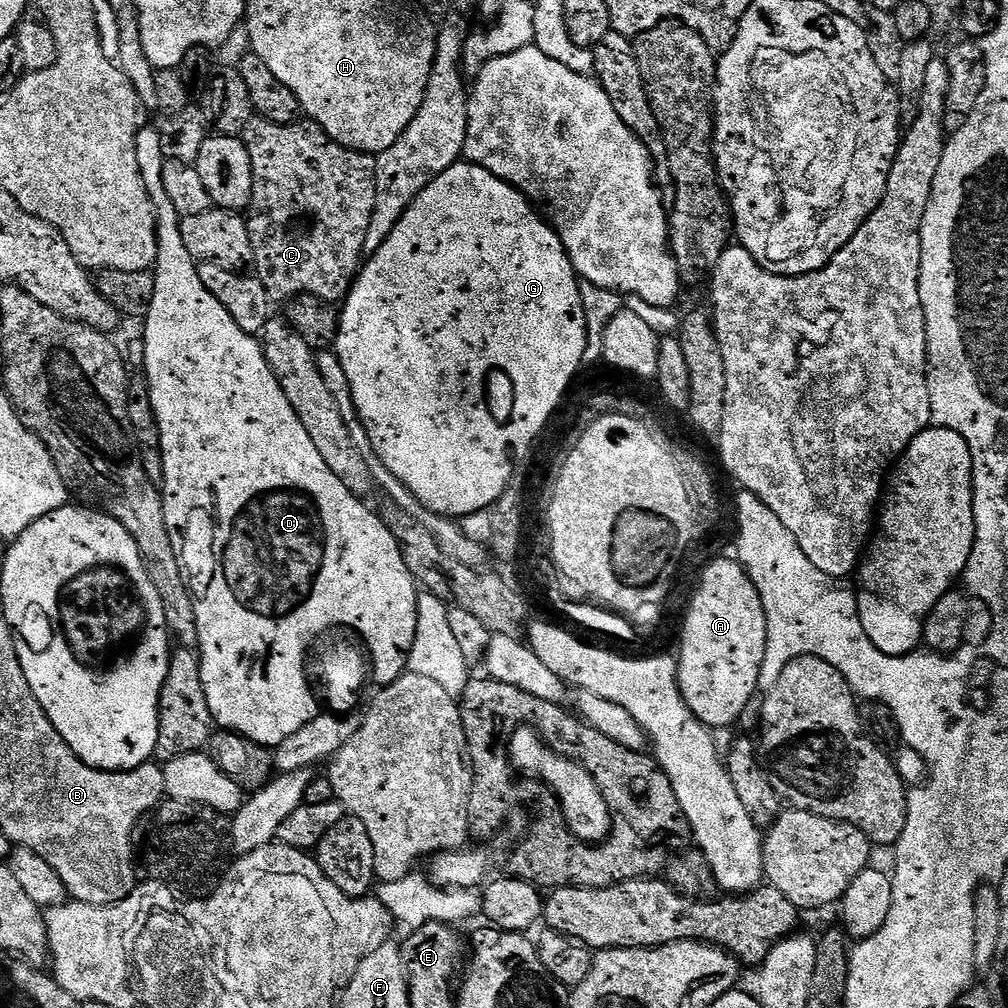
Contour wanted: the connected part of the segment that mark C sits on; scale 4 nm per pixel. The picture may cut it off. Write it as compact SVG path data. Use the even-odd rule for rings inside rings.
M253 115L250 126L246 126L242 137L245 146L248 147L250 162L254 170L254 190L252 202L246 212L250 238L254 246L254 272L260 277L262 286L266 286L269 296L273 298L291 298L294 296L317 296L323 300L340 302L347 297L352 289L352 284L362 267L362 261L366 256L368 243L368 231L374 214L374 202L376 201L376 156L366 152L356 152L352 148L343 148L334 138L326 134L321 124L314 124L307 118L301 118L295 124L279 124L270 122L265 116Z

